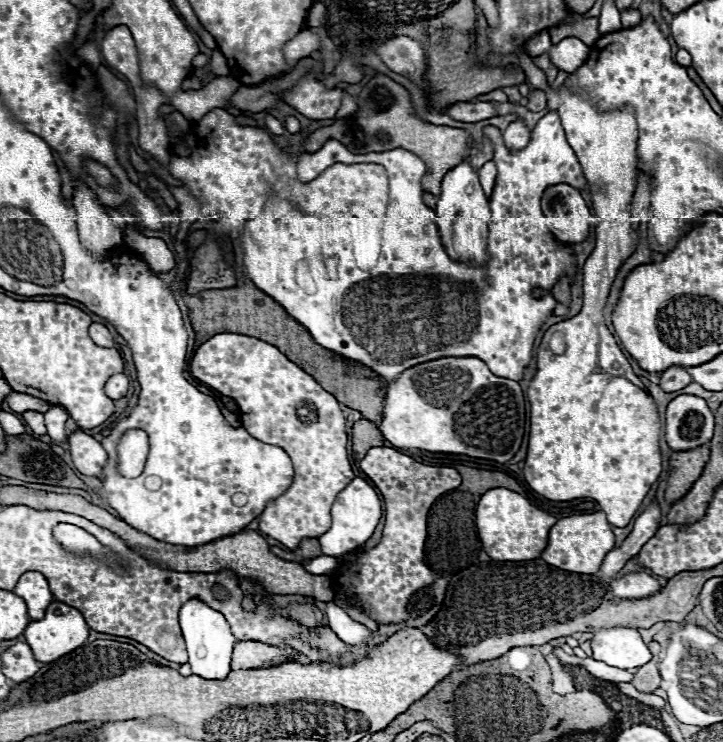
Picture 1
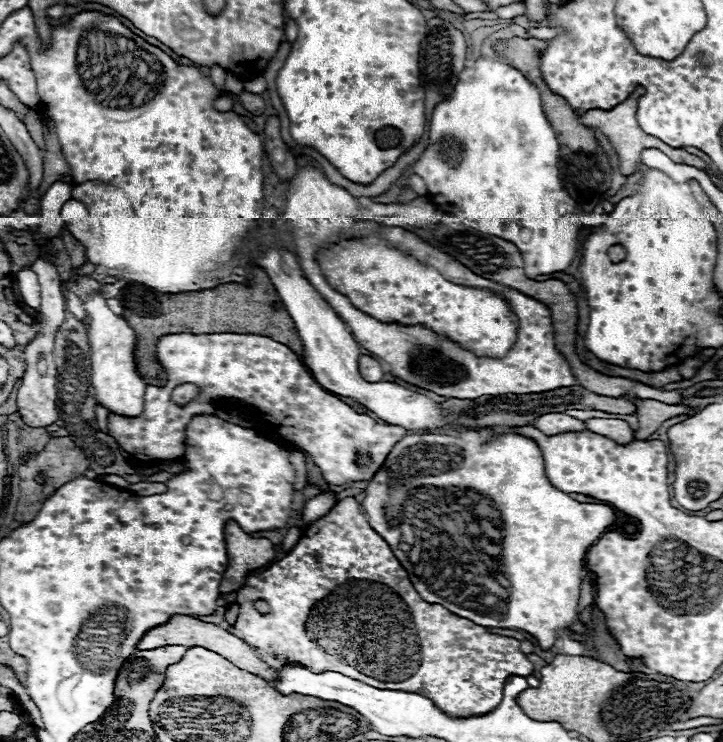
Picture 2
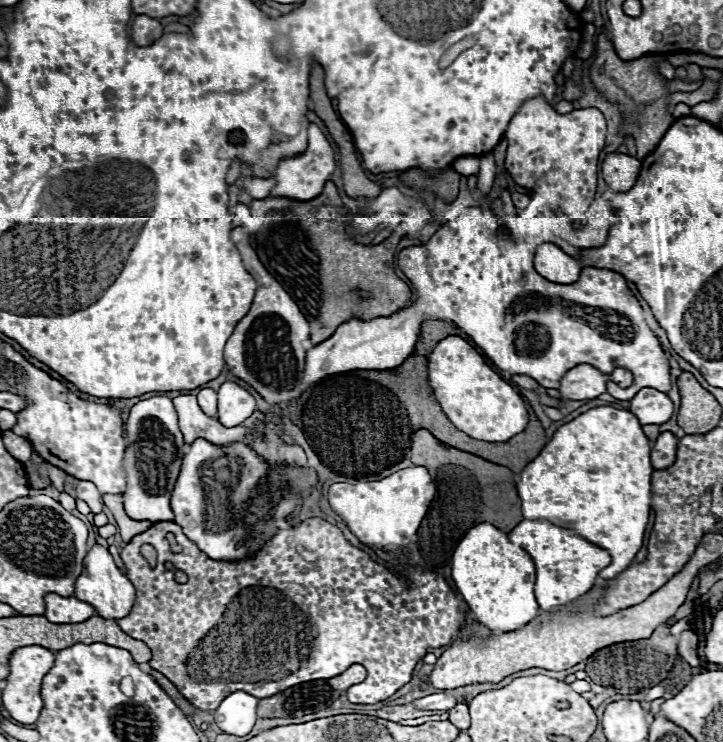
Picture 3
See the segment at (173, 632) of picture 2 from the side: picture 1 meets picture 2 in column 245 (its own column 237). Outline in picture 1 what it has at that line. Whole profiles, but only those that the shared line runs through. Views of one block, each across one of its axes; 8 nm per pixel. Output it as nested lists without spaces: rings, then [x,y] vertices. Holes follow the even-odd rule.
[[[242,640],[242,642],[236,642],[236,646],[234,646],[232,670],[276,666],[276,664],[282,664],[288,660],[298,660],[302,664],[310,662],[302,652],[294,650],[292,646],[270,646],[264,642]]]

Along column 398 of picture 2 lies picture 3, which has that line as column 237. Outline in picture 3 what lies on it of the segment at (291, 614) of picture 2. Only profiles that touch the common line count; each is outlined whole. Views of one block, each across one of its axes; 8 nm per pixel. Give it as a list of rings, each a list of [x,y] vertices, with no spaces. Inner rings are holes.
[[[310,518],[310,520],[298,524],[298,526],[290,528],[290,530],[280,530],[254,558],[240,560],[240,562],[218,562],[218,560],[210,560],[210,558],[208,558],[206,554],[202,554],[202,552],[198,550],[198,546],[196,546],[192,540],[188,540],[186,536],[184,536],[184,538],[178,536],[178,540],[182,540],[182,552],[180,552],[180,554],[174,554],[174,552],[170,552],[170,546],[168,546],[168,540],[166,540],[166,534],[168,534],[168,532],[172,532],[172,534],[176,534],[176,536],[178,536],[178,534],[184,536],[184,534],[182,534],[182,528],[180,528],[178,524],[174,524],[174,522],[156,522],[156,524],[152,524],[152,528],[148,528],[146,532],[134,536],[134,538],[128,542],[128,546],[120,552],[120,556],[122,556],[122,560],[124,560],[126,568],[128,568],[124,574],[126,574],[126,576],[130,578],[130,582],[134,584],[138,598],[136,598],[136,604],[132,606],[130,614],[128,614],[126,618],[120,618],[120,620],[118,620],[118,626],[120,626],[126,634],[130,634],[132,638],[142,640],[142,642],[152,650],[150,666],[152,666],[154,670],[162,672],[162,674],[180,690],[180,694],[182,694],[186,700],[190,700],[190,702],[192,702],[196,708],[200,708],[200,710],[212,712],[214,706],[218,706],[218,702],[222,702],[222,698],[226,698],[226,694],[230,694],[230,690],[246,690],[248,694],[254,694],[256,698],[270,698],[270,696],[274,696],[274,694],[278,694],[278,692],[282,692],[282,690],[286,690],[286,688],[290,688],[290,686],[302,684],[302,682],[334,678],[334,676],[341,674],[352,666],[352,664],[362,664],[362,666],[368,670],[368,676],[366,676],[366,680],[364,680],[364,692],[366,692],[364,702],[370,700],[370,704],[376,704],[376,702],[386,700],[388,696],[392,696],[392,694],[394,694],[396,690],[400,690],[406,682],[410,682],[412,672],[414,672],[414,666],[418,664],[418,660],[424,656],[424,652],[426,652],[428,648],[440,648],[440,646],[452,644],[452,642],[456,642],[456,640],[466,640],[466,638],[472,638],[472,636],[490,636],[490,634],[492,634],[490,630],[486,630],[484,626],[480,626],[480,630],[478,630],[476,634],[456,638],[458,632],[464,628],[464,616],[462,616],[462,612],[460,612],[460,608],[458,608],[462,600],[460,600],[460,596],[456,596],[456,594],[450,590],[448,582],[446,582],[442,576],[438,576],[438,574],[434,574],[434,572],[428,572],[428,570],[422,570],[422,568],[410,568],[410,570],[404,570],[404,572],[394,574],[394,572],[390,572],[388,568],[384,568],[382,564],[372,562],[366,552],[354,548],[334,524],[330,524],[330,522],[322,520],[322,518]],[[142,544],[152,544],[152,546],[158,550],[158,566],[156,566],[154,570],[152,570],[152,568],[148,566],[148,562],[140,556],[140,546],[142,546]],[[166,560],[172,562],[178,570],[182,570],[182,572],[188,574],[188,582],[186,582],[186,584],[174,582],[174,574],[168,572],[168,570],[164,570],[164,562],[166,562]],[[240,592],[242,592],[242,602],[248,602],[248,614],[250,614],[250,616],[246,618],[246,614],[242,614],[242,620],[228,620],[228,632],[226,632],[226,636],[222,636],[222,646],[200,646],[200,644],[202,644],[202,638],[206,638],[206,634],[208,634],[214,626],[218,626],[218,622],[222,622],[222,614],[226,614],[226,606],[230,606],[230,602],[234,602],[234,598],[240,596]]]

